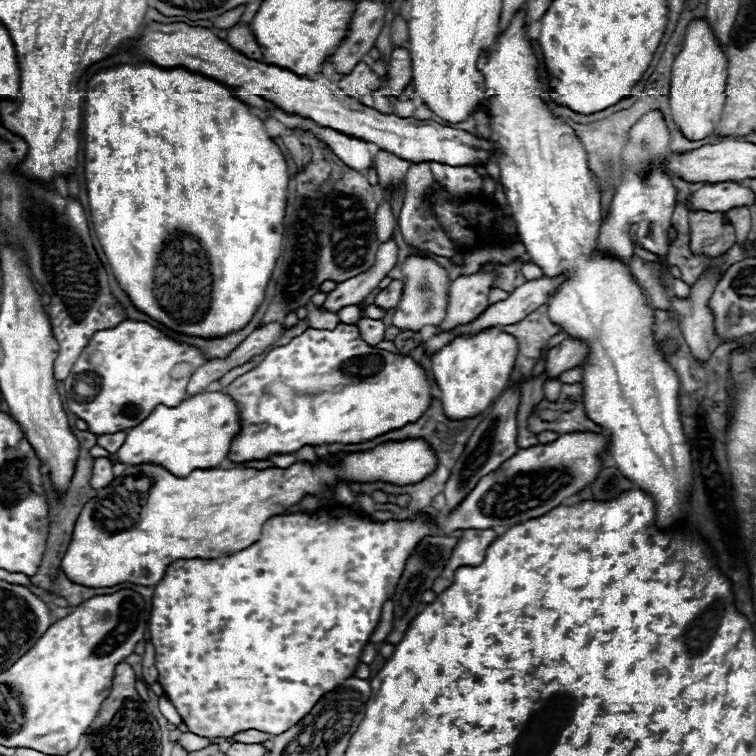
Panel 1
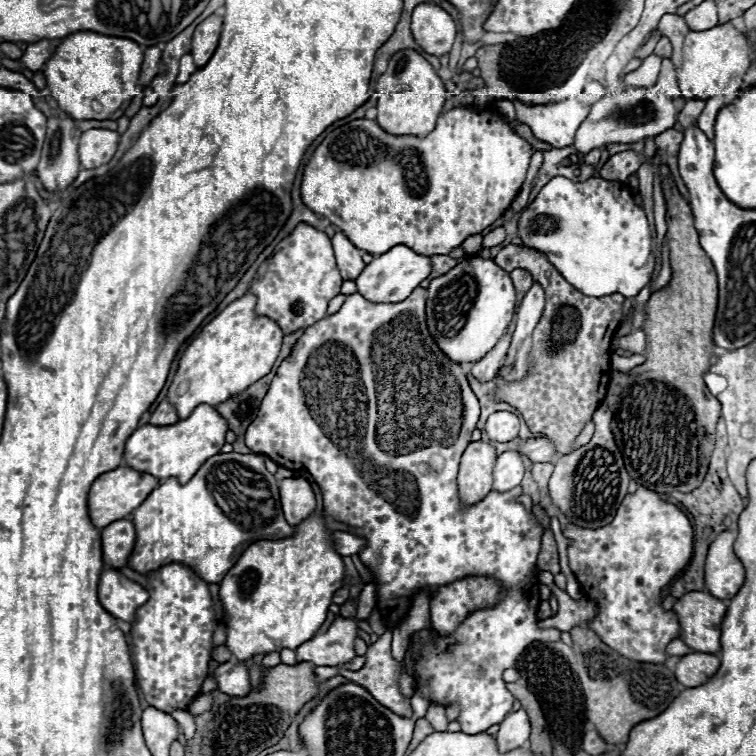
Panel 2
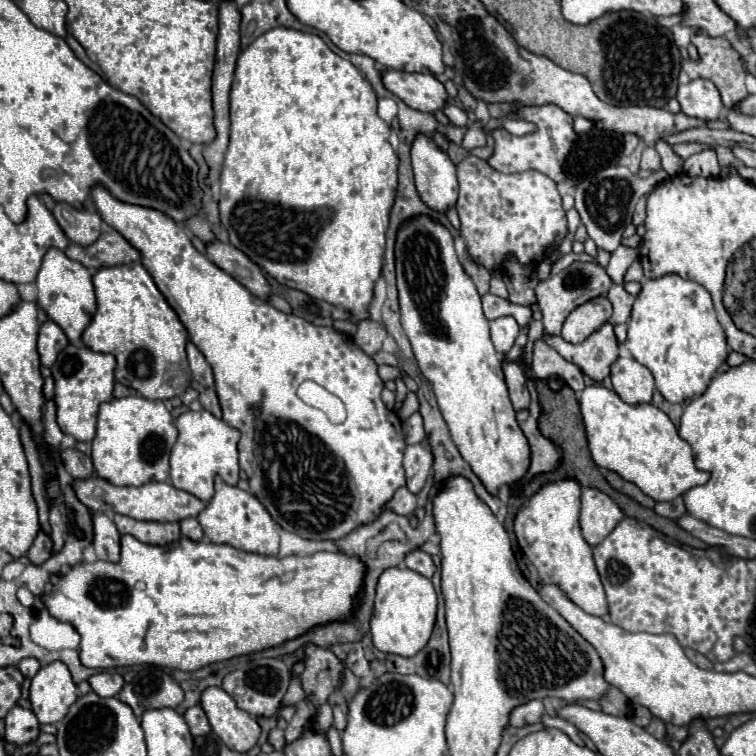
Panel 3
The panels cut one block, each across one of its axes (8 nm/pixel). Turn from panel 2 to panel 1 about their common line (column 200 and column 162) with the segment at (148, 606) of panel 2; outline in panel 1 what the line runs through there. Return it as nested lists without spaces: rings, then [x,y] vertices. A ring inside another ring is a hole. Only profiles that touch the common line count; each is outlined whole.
[[[344,506],[332,510],[318,510],[316,514],[290,514],[290,516],[274,516],[262,528],[262,538],[252,546],[238,550],[224,558],[192,558],[192,560],[176,560],[168,566],[164,578],[154,588],[152,598],[152,612],[150,612],[150,642],[156,648],[156,668],[158,668],[158,682],[164,686],[164,694],[176,706],[182,722],[188,726],[190,732],[198,736],[212,736],[212,738],[230,738],[230,734],[238,730],[260,730],[268,734],[286,732],[298,720],[302,720],[314,704],[326,692],[334,690],[346,678],[350,678],[360,662],[362,648],[368,644],[370,634],[374,632],[382,604],[394,596],[394,586],[398,586],[398,578],[402,576],[402,566],[410,556],[410,550],[424,538],[434,534],[434,530],[424,522],[412,520],[390,520],[390,522],[372,522],[368,518],[350,514]]]

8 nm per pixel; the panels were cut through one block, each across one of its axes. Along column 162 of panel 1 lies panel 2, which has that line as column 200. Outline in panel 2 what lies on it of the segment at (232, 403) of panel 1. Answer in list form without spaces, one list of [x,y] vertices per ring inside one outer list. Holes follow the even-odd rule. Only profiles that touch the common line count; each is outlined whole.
[[[202,404],[198,406],[188,418],[178,420],[170,426],[152,426],[144,424],[134,430],[134,434],[126,440],[124,460],[128,466],[152,474],[156,478],[170,478],[176,476],[180,482],[188,482],[192,474],[208,460],[212,454],[220,454],[220,448],[224,446],[224,438],[228,432],[228,422],[222,418],[216,408]]]

